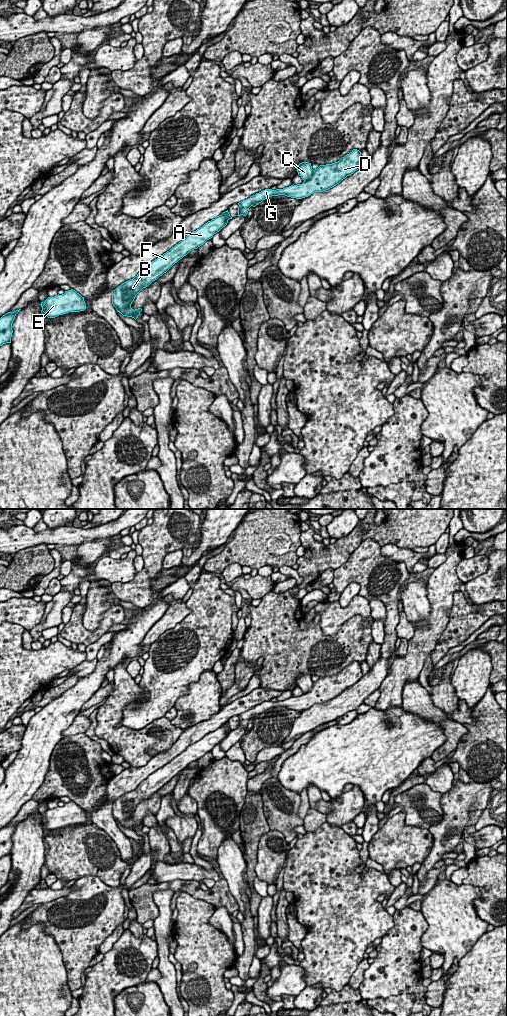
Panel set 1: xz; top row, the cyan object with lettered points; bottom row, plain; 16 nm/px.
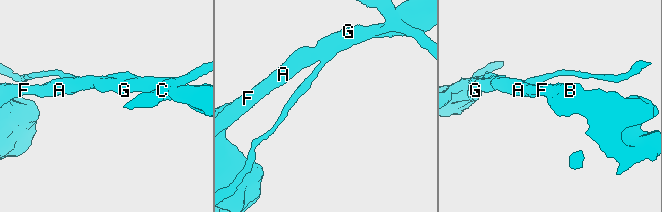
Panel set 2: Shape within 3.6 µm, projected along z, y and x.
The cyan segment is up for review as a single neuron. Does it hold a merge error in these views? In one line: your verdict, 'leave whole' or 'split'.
split

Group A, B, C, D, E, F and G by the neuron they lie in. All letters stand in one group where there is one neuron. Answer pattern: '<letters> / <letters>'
A B D E F G / C

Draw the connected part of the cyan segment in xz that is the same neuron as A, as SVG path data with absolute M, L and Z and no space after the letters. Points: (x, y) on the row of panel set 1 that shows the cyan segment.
M227 210L215 219L208 221L202 227L187 235L185 239L172 247L169 251L150 262L133 279L122 283L113 290L112 304L117 312L136 320L142 311L141 308L135 310L131 308L131 304L136 295L143 288L148 287L153 281L166 273L190 251L197 249L207 240L211 239L214 234L227 225L229 219L232 219L232 217Z

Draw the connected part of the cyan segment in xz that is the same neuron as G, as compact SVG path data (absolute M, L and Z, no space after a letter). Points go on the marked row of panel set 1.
M353 149L338 162L320 165L313 170L312 177L302 184L291 185L283 189L265 189L250 198L238 203L238 215L246 216L251 206L255 207L271 196L285 195L287 197L302 199L315 192L326 191L339 184L347 176L357 171L363 164L361 152Z

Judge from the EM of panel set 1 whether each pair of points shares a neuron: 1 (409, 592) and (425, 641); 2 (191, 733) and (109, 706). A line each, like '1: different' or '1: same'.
1: different
2: different

